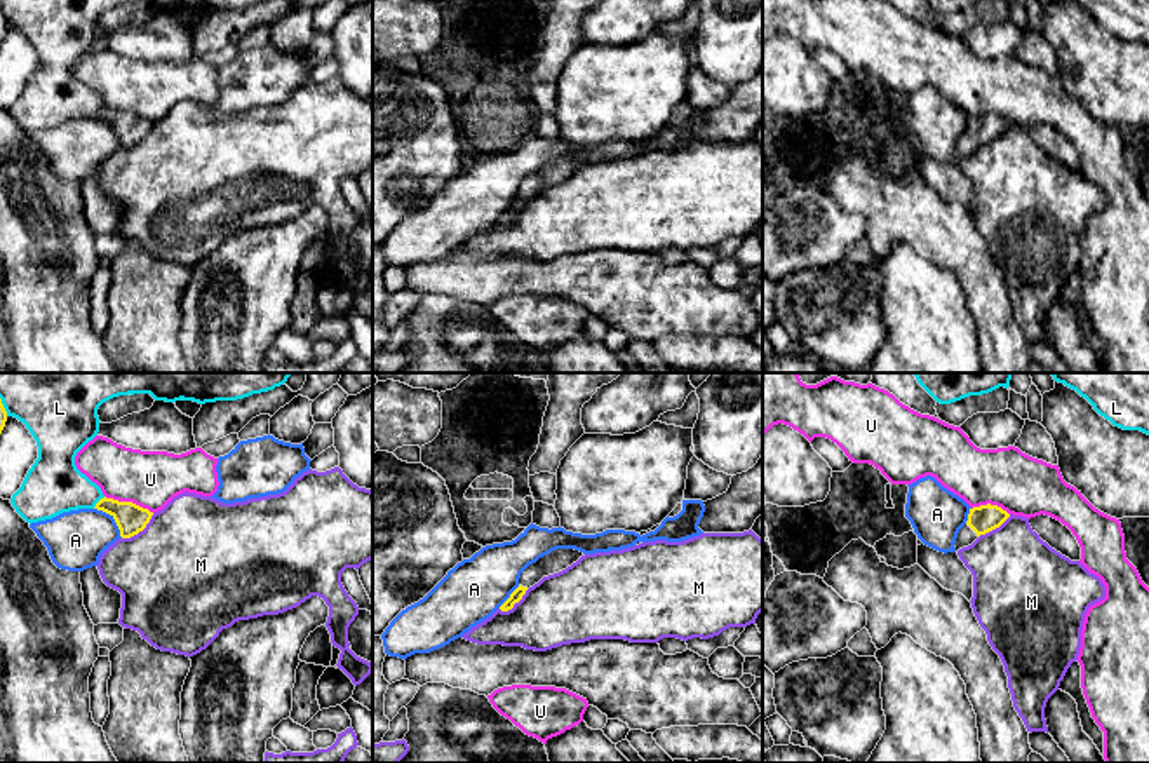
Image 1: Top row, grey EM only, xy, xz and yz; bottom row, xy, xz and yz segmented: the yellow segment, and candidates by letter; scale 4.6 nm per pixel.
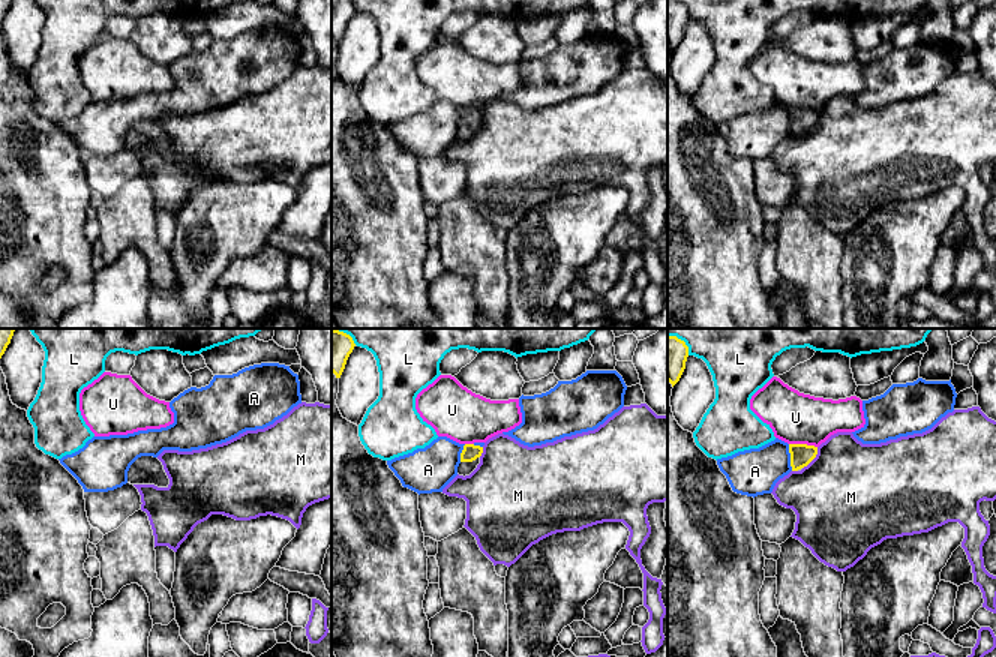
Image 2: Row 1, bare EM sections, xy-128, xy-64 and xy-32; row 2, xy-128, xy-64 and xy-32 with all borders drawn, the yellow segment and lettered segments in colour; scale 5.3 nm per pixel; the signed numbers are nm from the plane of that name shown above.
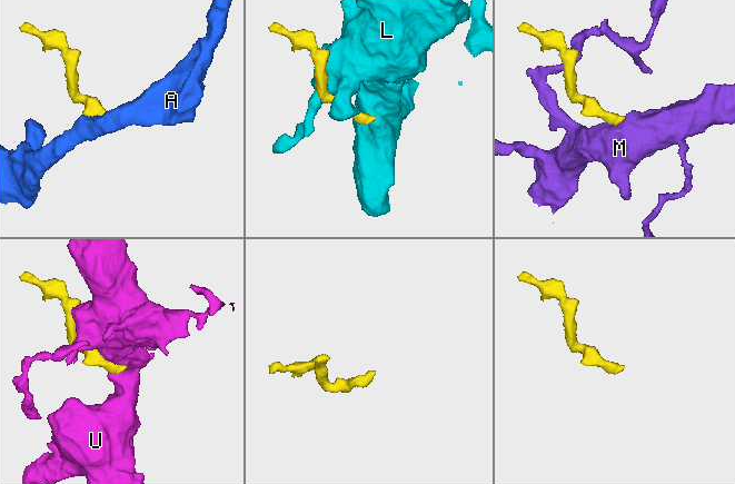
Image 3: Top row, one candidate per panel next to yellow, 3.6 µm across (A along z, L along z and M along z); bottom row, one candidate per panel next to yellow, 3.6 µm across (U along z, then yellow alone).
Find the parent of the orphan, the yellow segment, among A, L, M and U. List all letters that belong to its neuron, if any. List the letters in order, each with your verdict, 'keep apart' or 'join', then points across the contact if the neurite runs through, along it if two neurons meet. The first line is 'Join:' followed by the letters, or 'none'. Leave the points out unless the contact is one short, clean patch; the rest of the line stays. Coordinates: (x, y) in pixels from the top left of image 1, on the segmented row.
Join: none
A: keep apart
L: keep apart
M: keep apart | along xy (154, 514), (141, 530), (122, 539)
U: keep apart

